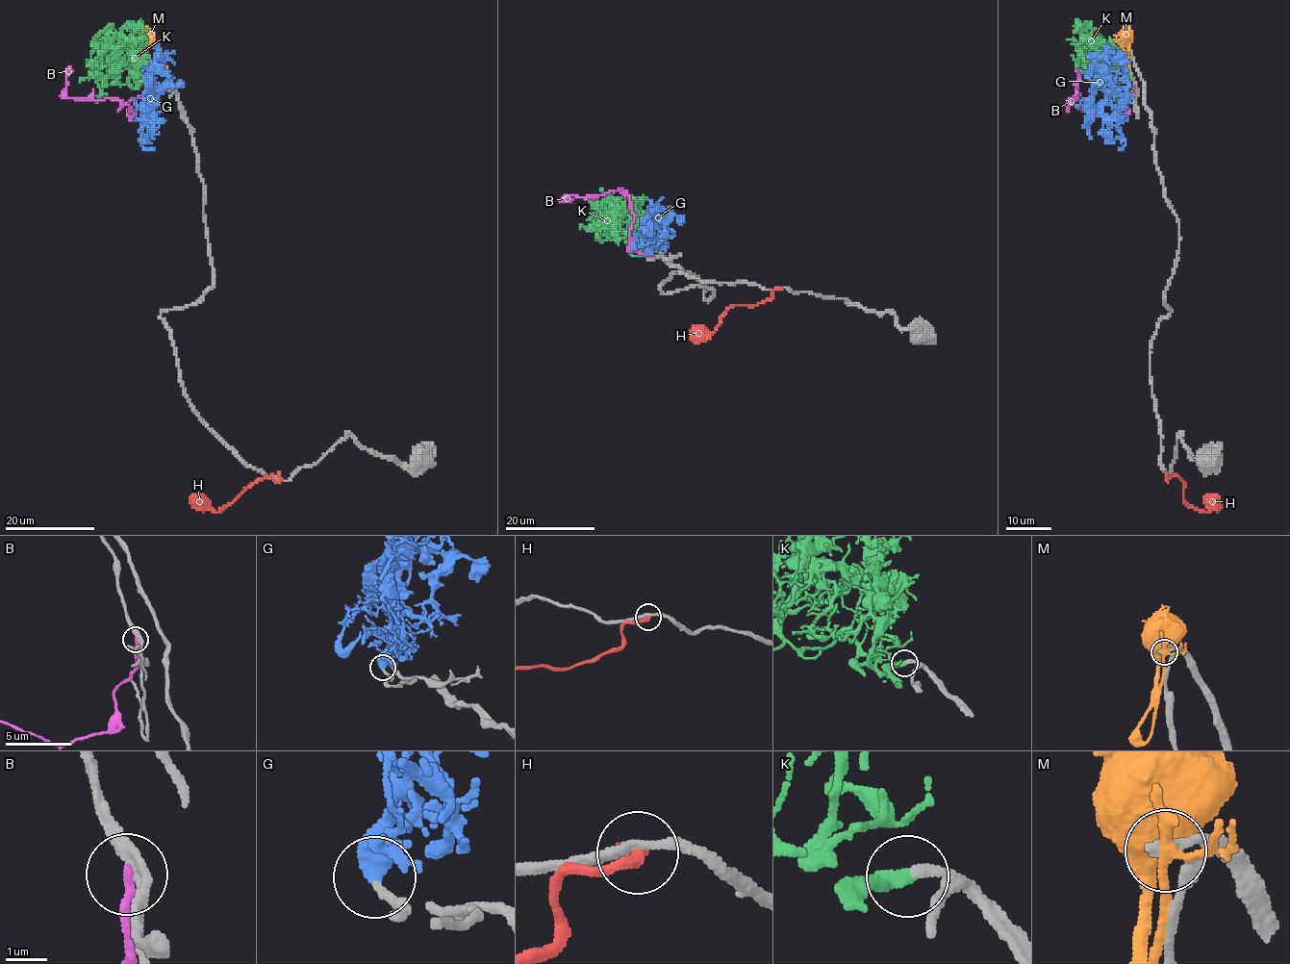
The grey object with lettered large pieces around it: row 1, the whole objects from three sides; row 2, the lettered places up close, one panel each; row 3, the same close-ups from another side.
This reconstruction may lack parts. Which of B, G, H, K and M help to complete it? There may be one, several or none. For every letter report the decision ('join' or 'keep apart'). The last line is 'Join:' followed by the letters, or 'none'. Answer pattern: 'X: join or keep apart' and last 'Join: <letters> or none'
B: keep apart
G: join
H: keep apart
K: join
M: keep apart
Join: G, K

